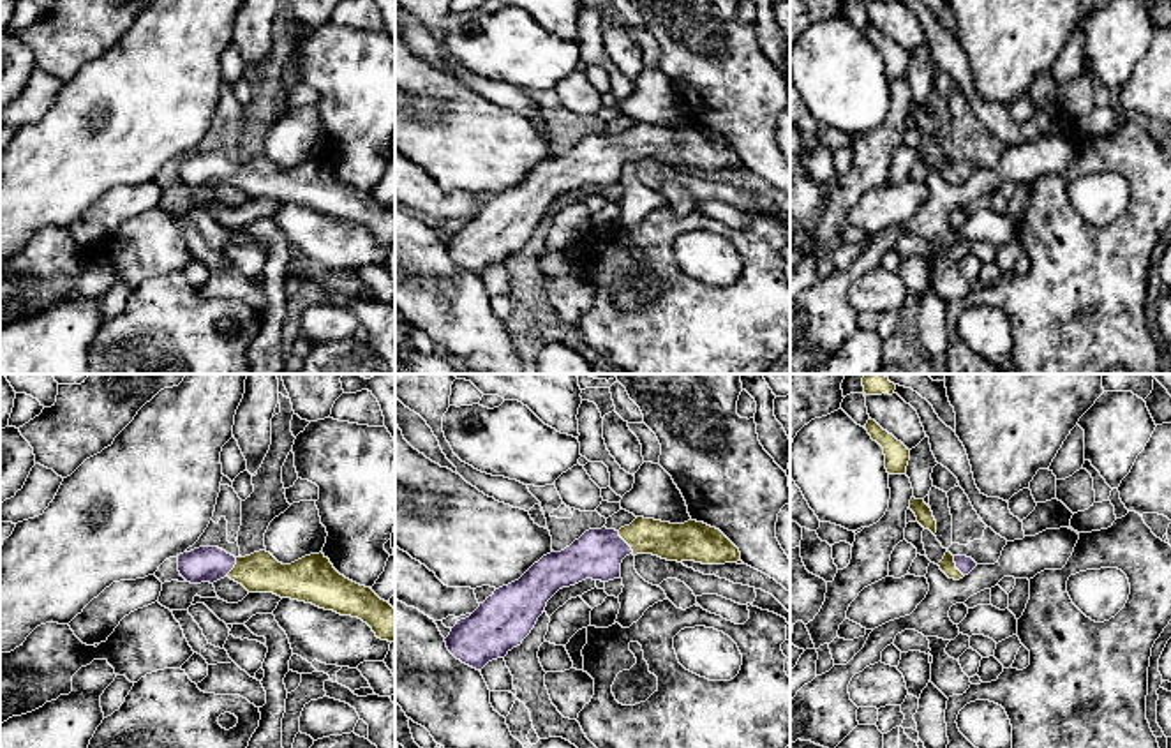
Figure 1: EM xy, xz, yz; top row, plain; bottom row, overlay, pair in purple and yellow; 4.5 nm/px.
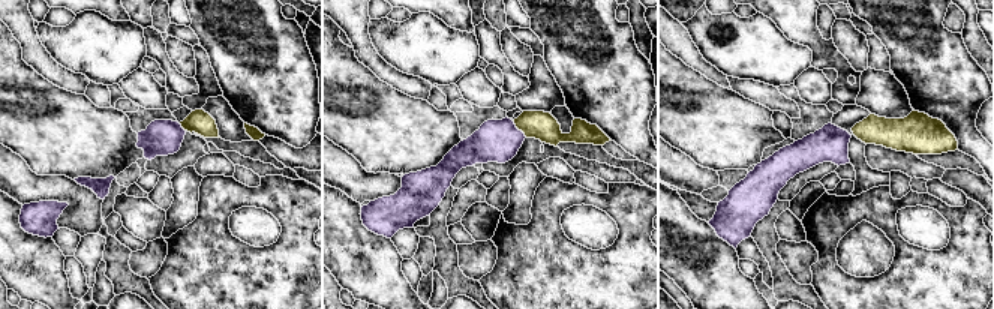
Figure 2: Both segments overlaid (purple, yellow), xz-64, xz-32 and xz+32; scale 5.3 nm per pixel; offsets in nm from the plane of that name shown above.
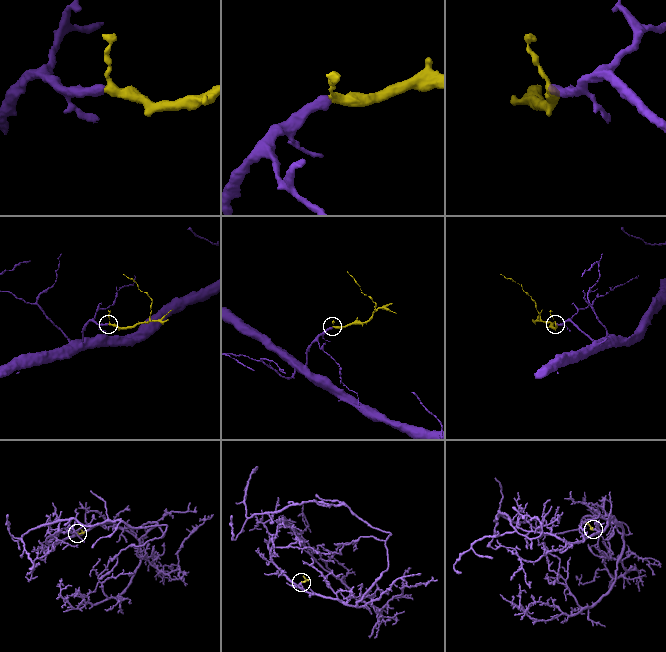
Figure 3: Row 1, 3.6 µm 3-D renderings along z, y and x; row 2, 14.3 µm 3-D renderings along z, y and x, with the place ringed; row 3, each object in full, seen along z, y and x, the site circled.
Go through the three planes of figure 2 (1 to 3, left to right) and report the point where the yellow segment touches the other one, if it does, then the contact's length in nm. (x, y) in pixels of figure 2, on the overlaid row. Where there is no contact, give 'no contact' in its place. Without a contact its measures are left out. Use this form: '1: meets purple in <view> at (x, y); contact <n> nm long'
1: meets purple in xz-64 at (182, 128); contact 60 nm long
2: meets purple in xz-32 at (517, 129); contact 130 nm long
3: no contact

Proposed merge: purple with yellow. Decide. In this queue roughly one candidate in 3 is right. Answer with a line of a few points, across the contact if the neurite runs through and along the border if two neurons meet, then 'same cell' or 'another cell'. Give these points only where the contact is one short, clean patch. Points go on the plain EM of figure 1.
xz (596, 159), (625, 147), (674, 147) | same cell

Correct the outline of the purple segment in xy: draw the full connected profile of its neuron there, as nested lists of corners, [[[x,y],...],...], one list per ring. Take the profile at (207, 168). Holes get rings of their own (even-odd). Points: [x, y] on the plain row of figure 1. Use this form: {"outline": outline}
{"outline": [[[199,152],[178,161],[178,176],[190,189],[229,182],[249,198],[273,198],[358,222],[377,243],[395,245],[395,213],[370,192],[340,180],[323,157],[282,169],[266,155],[235,162],[219,152]]]}

